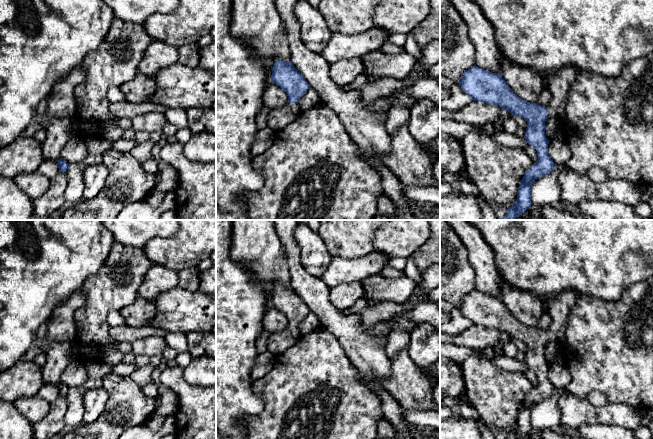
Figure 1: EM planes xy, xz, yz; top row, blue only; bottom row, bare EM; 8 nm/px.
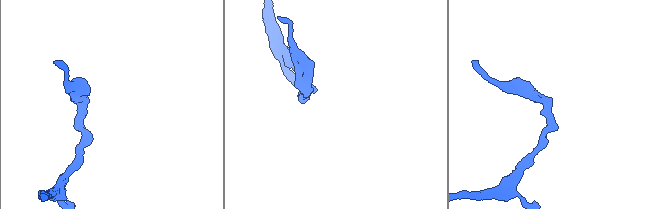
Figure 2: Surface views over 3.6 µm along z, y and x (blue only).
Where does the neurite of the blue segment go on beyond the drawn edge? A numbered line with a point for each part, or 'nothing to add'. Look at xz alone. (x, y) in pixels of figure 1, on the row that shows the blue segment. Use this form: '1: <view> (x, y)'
1: xz (277, 119)

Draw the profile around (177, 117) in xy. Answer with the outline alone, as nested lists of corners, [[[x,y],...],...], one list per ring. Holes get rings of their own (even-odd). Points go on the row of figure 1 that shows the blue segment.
[[[169,108],[166,109],[164,115],[167,122],[174,124],[178,129],[188,127],[186,111]]]

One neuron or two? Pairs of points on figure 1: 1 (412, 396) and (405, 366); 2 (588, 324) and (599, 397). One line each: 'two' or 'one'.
1: one
2: two

